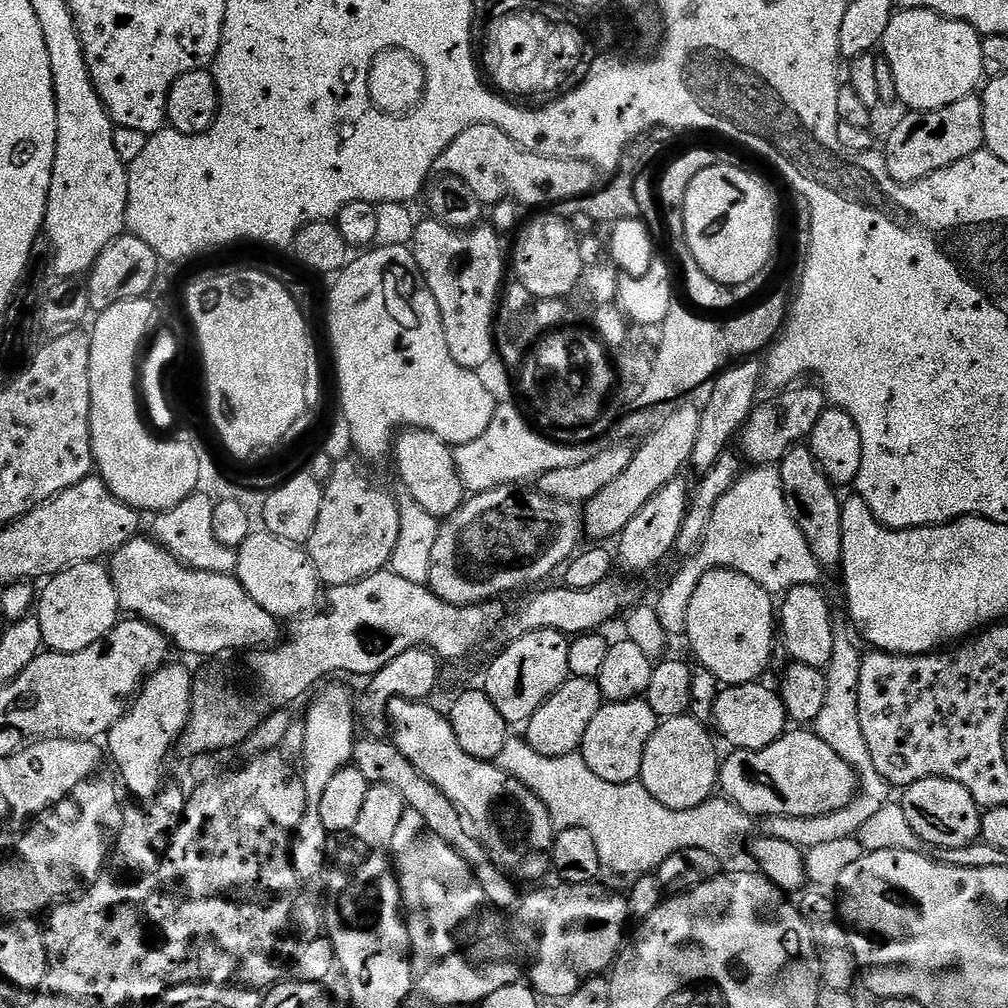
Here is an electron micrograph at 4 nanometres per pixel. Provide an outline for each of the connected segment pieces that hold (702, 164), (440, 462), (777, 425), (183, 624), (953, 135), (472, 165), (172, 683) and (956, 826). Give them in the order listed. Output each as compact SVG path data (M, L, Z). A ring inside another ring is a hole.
M692 148L684 152L664 173L660 176L660 204L664 207L664 220L668 223L668 232L672 235L672 248L676 251L676 260L684 271L684 288L692 299L691 307L704 314L716 314L712 312L731 313L736 304L736 296L731 287L714 282L710 274L706 274L698 266L694 254L688 252L688 243L684 237L684 203L686 202L686 190L690 190L690 182L702 174L702 170L710 170L714 165L721 163L722 156L711 152L708 148Z
M423 428L404 430L395 437L394 456L395 452L400 480L422 511L447 518L464 504L466 489L456 469L456 457L449 444L442 442L442 438L438 438L433 432L425 432Z
M819 387L800 388L781 391L774 400L757 403L738 436L739 451L749 465L779 465L790 449L807 441L812 435L818 418L825 410L826 397Z
M152 540L126 542L110 557L114 590L125 613L152 624L192 656L220 656L231 648L260 650L281 639L277 617L262 610L235 575L191 567Z
M973 94L937 112L908 114L908 117L889 134L888 149L882 152L882 159L886 162L890 178L907 186L926 179L938 170L954 166L954 162L962 162L962 158L970 158L970 154L981 151L984 147L984 106L981 97Z
M479 124L478 126L470 126L462 134L458 134L458 138L454 138L454 142L450 142L450 146L447 150L440 156L439 167L441 169L445 168L447 175L449 177L458 179L462 181L466 186L470 186L470 190L474 195L480 199L480 203L485 206L493 206L498 203L502 203L503 200L515 201L517 205L523 206L525 208L540 208L536 210L544 210L547 204L551 206L557 206L562 203L566 203L567 200L578 200L580 197L585 197L589 195L597 187L596 176L598 176L597 169L591 166L589 163L576 161L576 160L554 160L548 157L538 157L530 152L525 152L523 150L518 150L517 146L512 142L510 137L506 135L505 132L500 131L500 129L495 128L492 124Z
M165 663L145 679L128 711L118 722L114 722L114 726L106 734L107 755L109 752L116 759L116 768L120 771L129 794L140 802L152 800L164 787L164 763L183 736L192 709L193 673L188 673L184 664L172 663Z
M931 776L909 784L903 789L902 796L906 819L925 845L933 844L936 850L960 848L977 843L981 839L982 809L966 786L941 776Z

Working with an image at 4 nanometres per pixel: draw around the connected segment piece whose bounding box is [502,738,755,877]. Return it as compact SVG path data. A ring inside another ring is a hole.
M510 738L506 742L502 766L510 775L521 780L543 802L546 810L550 810L557 829L590 830L594 842L597 843L601 869L607 873L610 871L622 876L629 875L628 877L645 875L659 869L662 862L666 858L670 858L671 854L684 849L704 849L722 858L726 856L725 853L728 849L753 830L755 824L753 817L724 796L709 797L706 803L702 803L698 807L691 807L690 810L670 810L669 807L658 802L640 781L624 784L606 782L602 778L598 778L598 774L594 774L594 770L590 770L590 766L586 766L583 756L579 754L562 758L543 756L538 754L538 750L531 748L527 739L524 738L520 738L520 740Z

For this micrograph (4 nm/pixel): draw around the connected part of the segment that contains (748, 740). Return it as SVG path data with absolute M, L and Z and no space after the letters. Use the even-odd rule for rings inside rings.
M753 682L734 684L720 691L714 706L715 724L717 728L715 731L717 733L720 731L733 744L731 745L733 749L760 751L783 736L790 721L779 691L772 689L771 692L764 682Z

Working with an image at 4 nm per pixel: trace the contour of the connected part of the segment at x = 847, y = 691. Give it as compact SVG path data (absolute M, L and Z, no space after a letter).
M843 630L836 633L834 654L824 672L826 703L823 704L822 711L818 713L814 731L818 738L822 738L822 742L826 742L826 746L830 746L830 750L834 750L856 771L859 794L842 810L834 810L834 814L814 818L776 816L767 821L769 835L782 838L782 842L790 842L803 850L820 846L824 842L855 837L862 829L863 823L873 817L890 800L888 796L890 785L882 778L882 774L878 774L870 758L870 750L862 738L862 722L858 722L858 678L862 674L862 652L856 649L857 641L853 640Z

